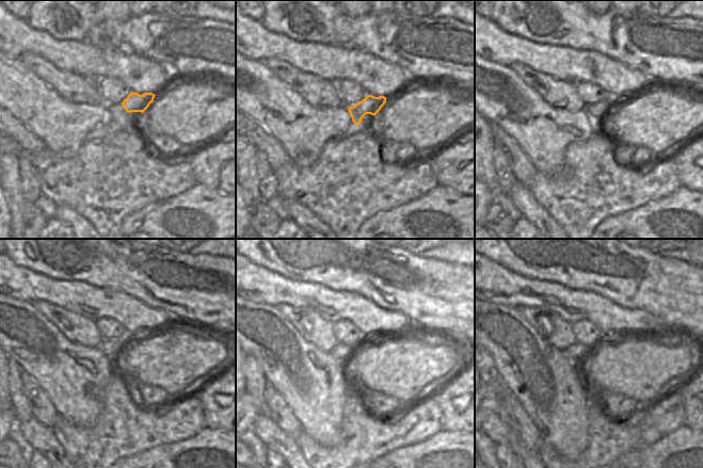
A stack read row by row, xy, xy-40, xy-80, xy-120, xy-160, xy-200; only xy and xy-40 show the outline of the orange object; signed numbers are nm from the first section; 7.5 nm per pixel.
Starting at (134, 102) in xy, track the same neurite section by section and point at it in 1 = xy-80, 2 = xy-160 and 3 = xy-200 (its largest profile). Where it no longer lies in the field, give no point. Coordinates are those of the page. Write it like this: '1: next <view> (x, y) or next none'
1: next xy-80 (597, 113)
2: next xy-160 (339, 351)
3: next xy-200 (577, 351)

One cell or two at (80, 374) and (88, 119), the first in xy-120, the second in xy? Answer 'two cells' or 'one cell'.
one cell

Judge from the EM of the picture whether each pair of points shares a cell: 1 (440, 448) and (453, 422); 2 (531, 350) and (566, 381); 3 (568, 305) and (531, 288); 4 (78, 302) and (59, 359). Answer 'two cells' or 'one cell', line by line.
1: two cells
2: one cell
3: one cell
4: two cells

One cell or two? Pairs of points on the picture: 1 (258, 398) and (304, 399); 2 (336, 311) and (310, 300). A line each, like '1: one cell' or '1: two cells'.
1: two cells
2: one cell

